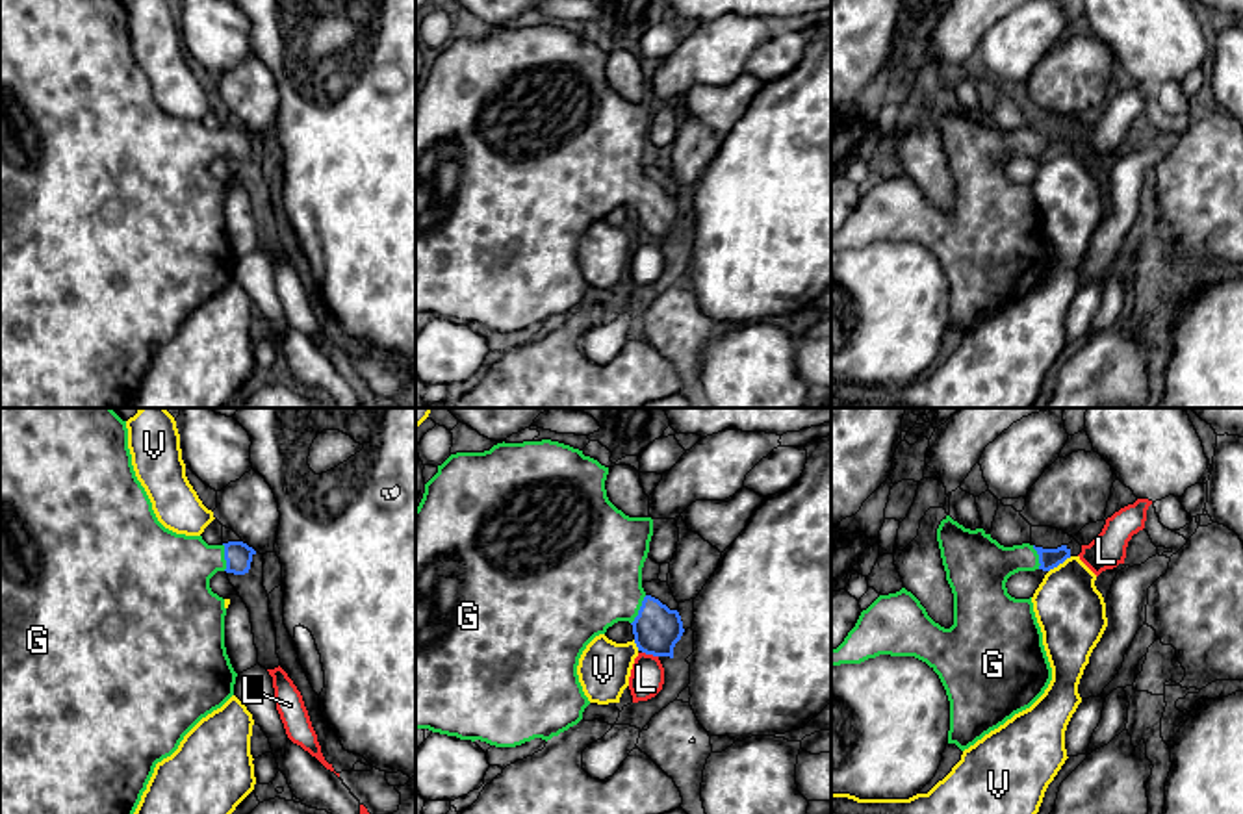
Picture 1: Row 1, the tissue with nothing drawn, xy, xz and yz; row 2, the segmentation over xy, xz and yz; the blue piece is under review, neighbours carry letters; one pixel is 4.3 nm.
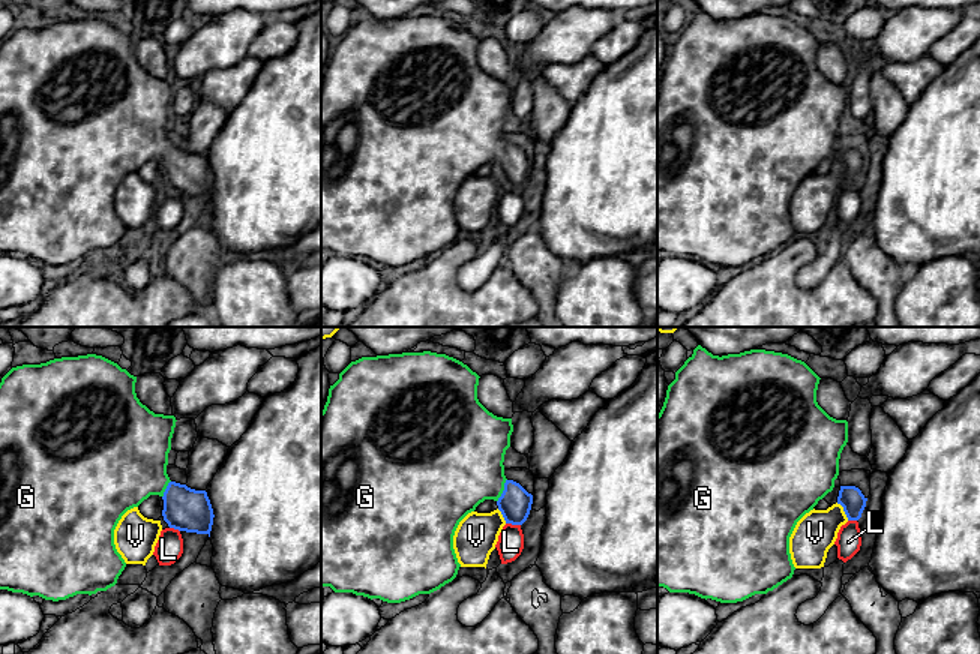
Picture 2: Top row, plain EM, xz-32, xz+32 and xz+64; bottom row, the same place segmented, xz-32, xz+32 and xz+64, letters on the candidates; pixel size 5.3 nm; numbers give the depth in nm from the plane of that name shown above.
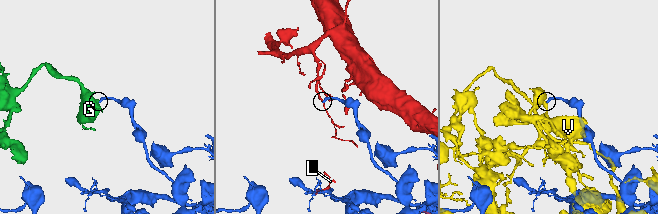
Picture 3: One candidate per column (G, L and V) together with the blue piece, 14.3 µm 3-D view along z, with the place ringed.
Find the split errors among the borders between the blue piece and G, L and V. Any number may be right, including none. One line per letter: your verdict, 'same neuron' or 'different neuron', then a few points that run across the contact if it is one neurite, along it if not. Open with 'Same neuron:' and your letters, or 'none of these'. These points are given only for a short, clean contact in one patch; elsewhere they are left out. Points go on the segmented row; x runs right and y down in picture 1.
Same neuron: G
G: same neuron; line xz (657, 629), (639, 610), (590, 579)
L: different neuron
V: different neuron

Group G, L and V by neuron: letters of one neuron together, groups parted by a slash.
G / L / V

